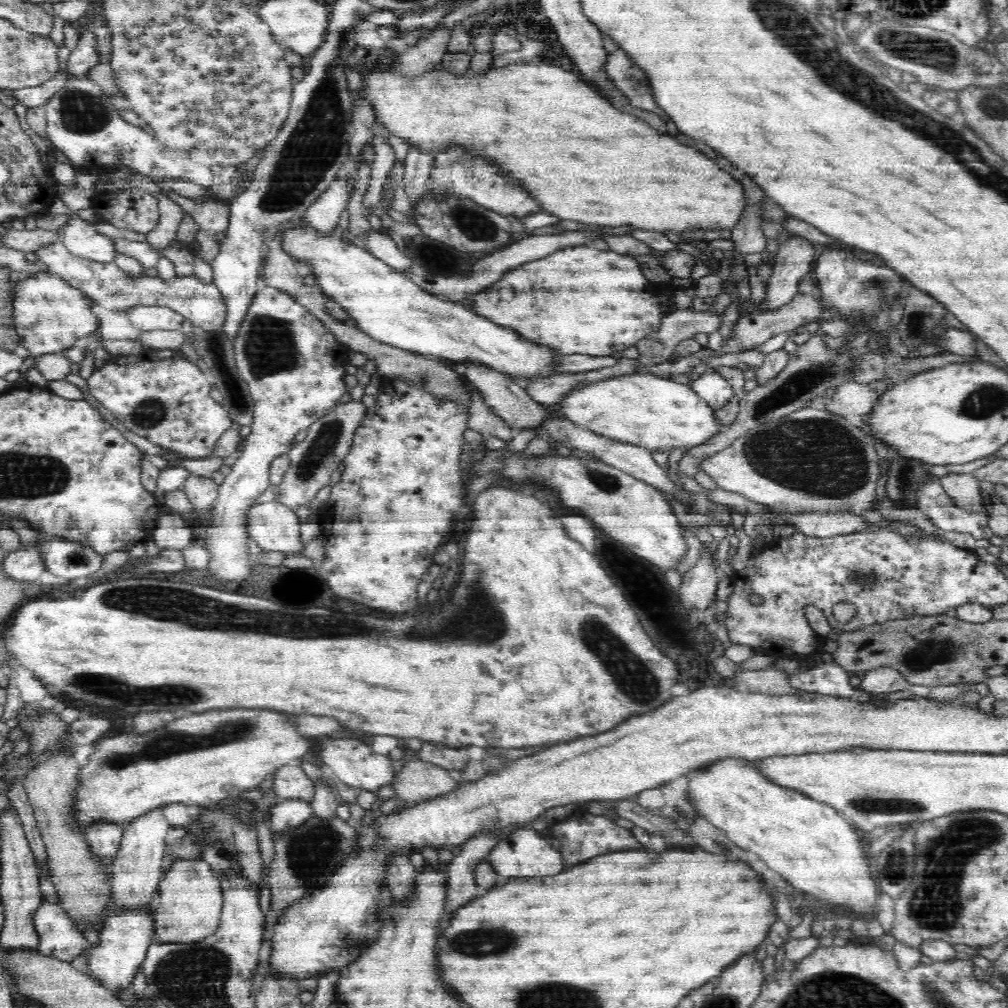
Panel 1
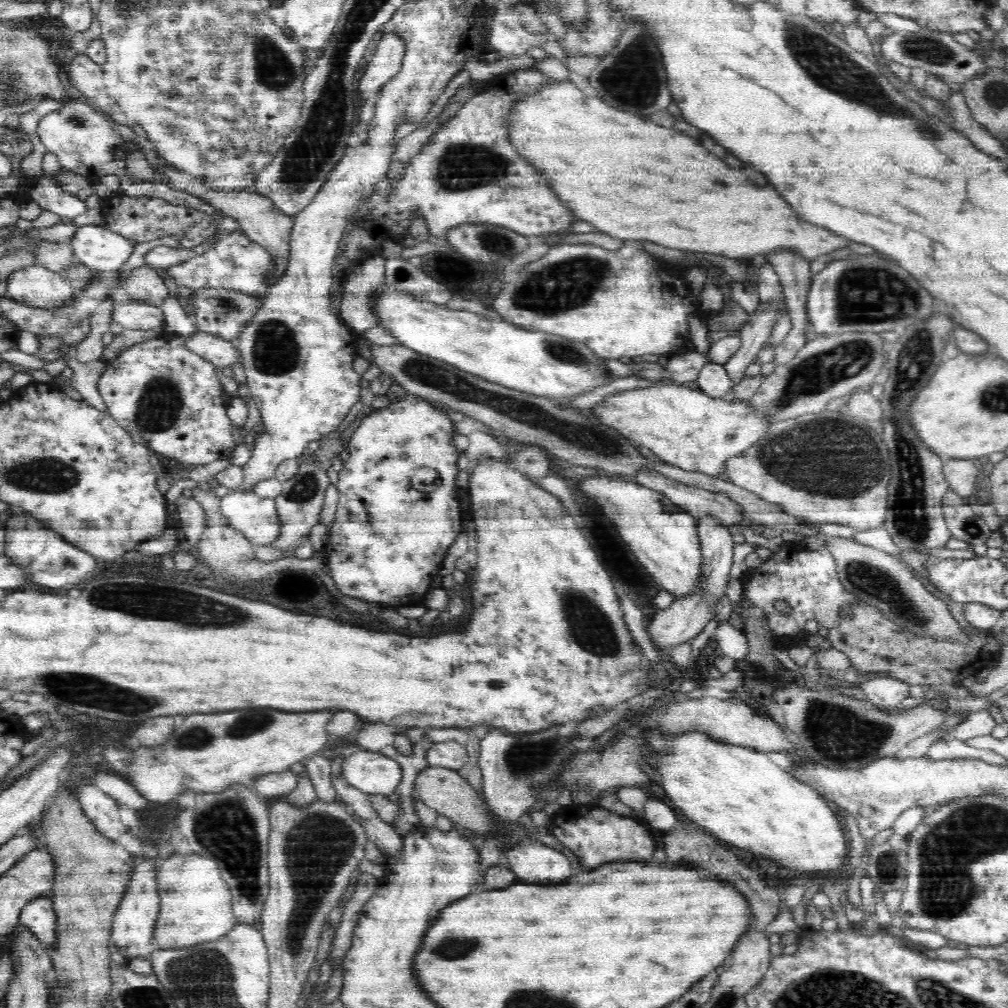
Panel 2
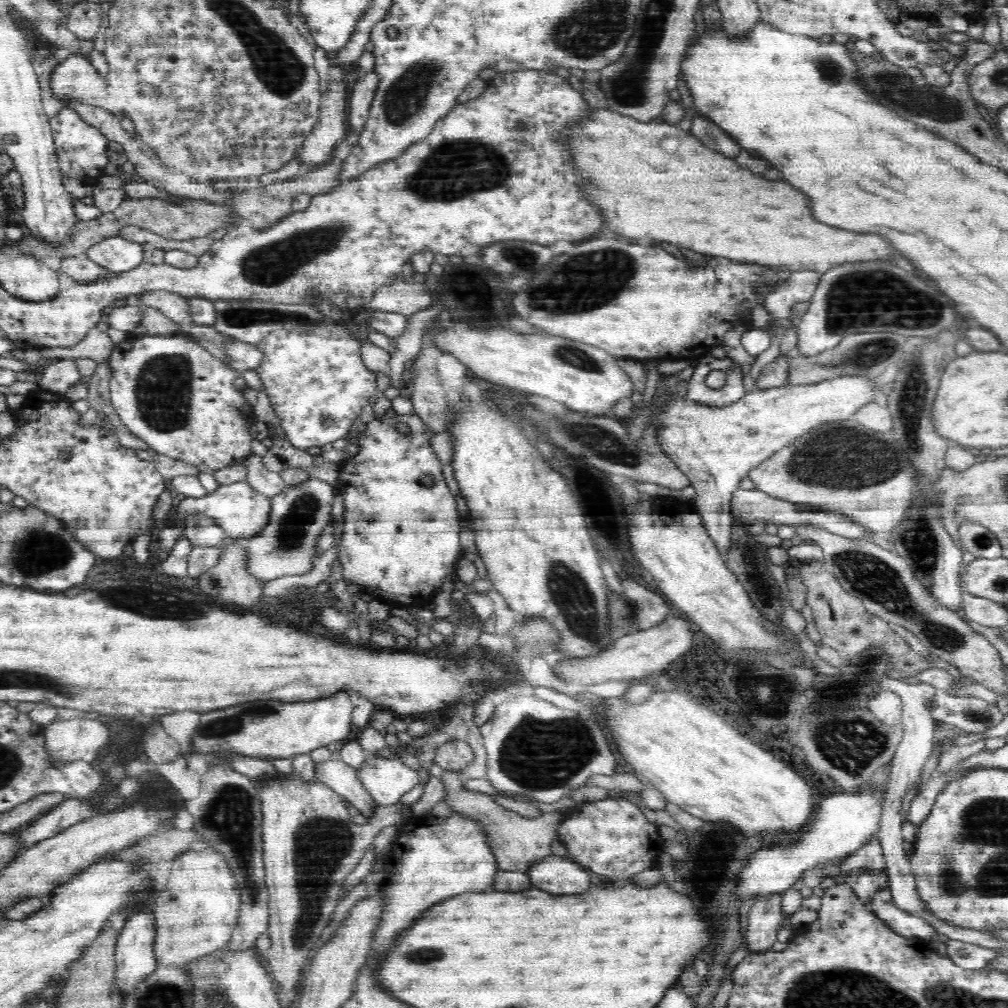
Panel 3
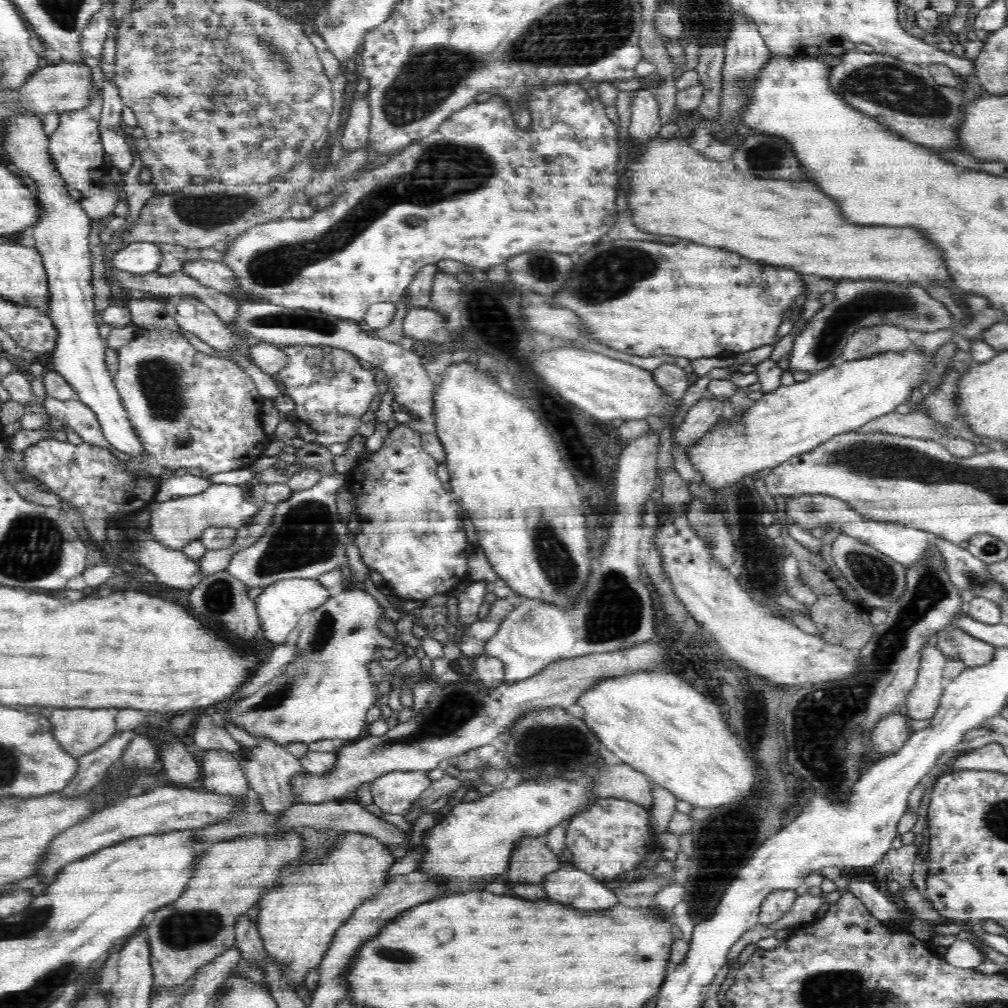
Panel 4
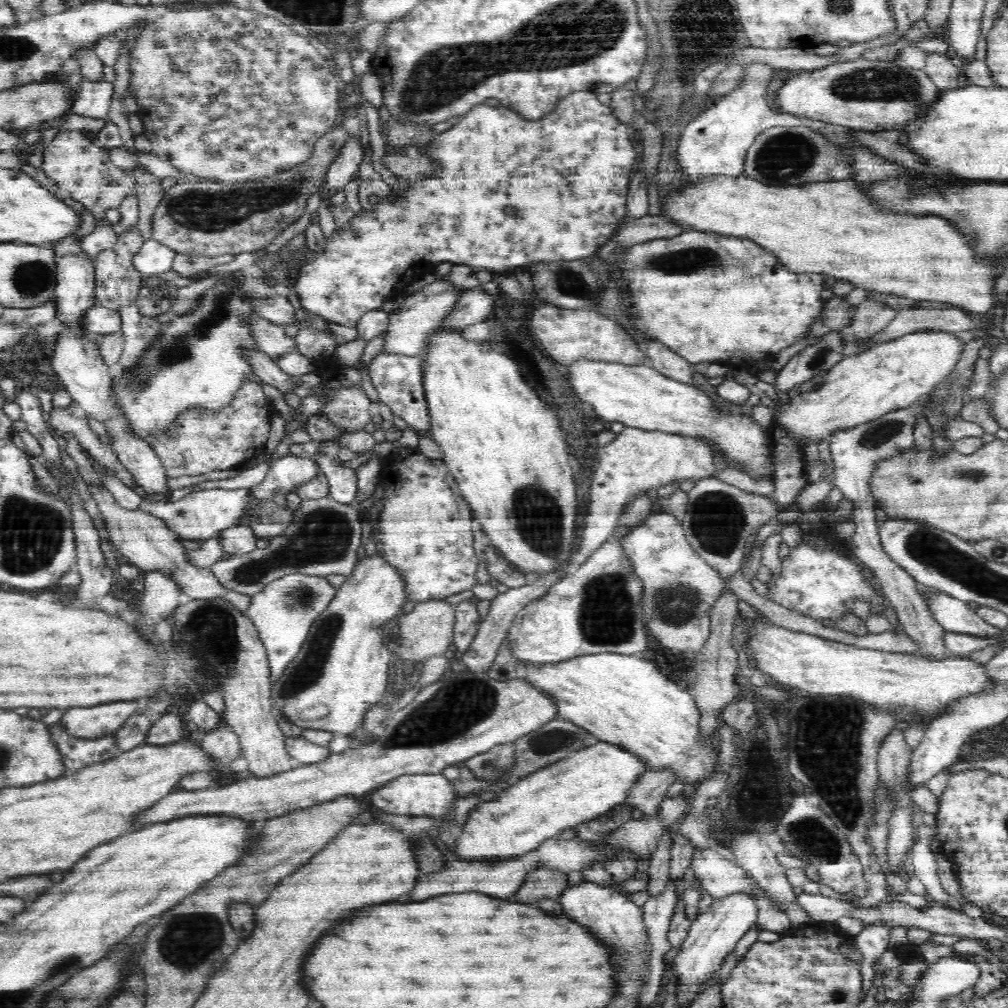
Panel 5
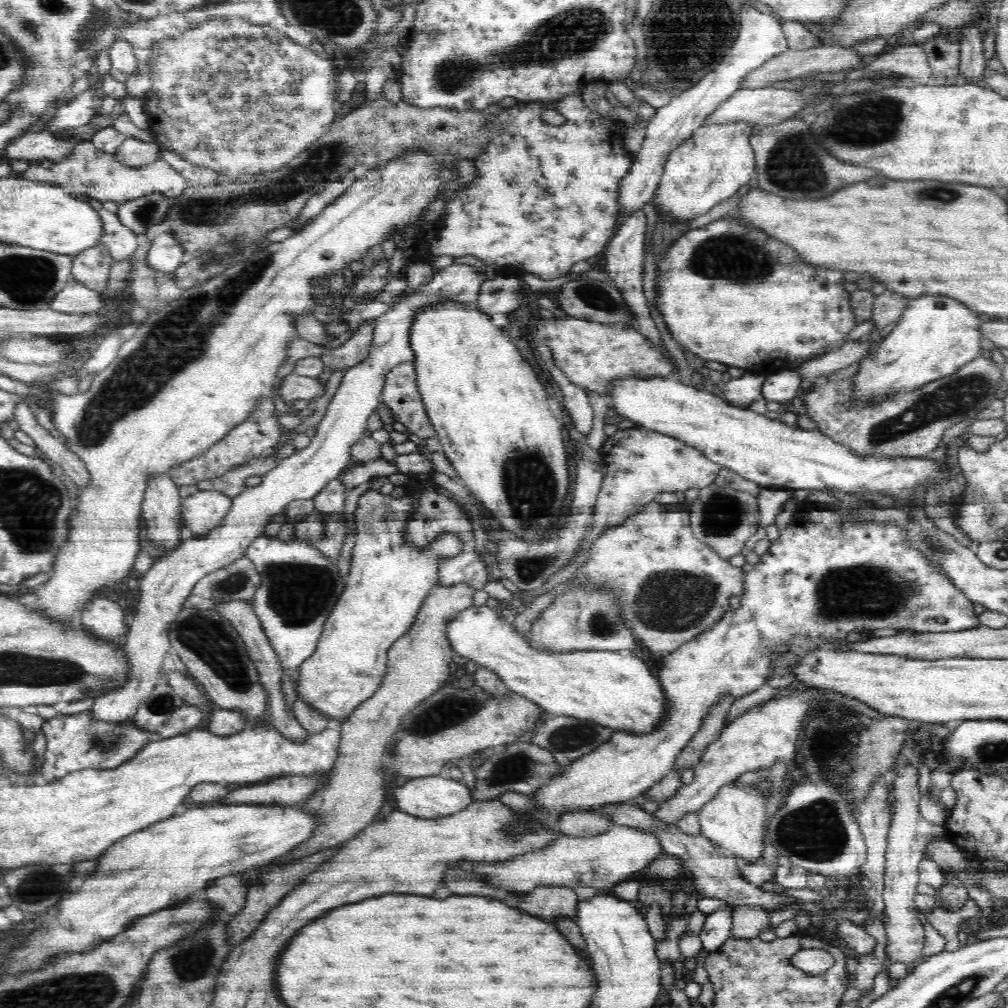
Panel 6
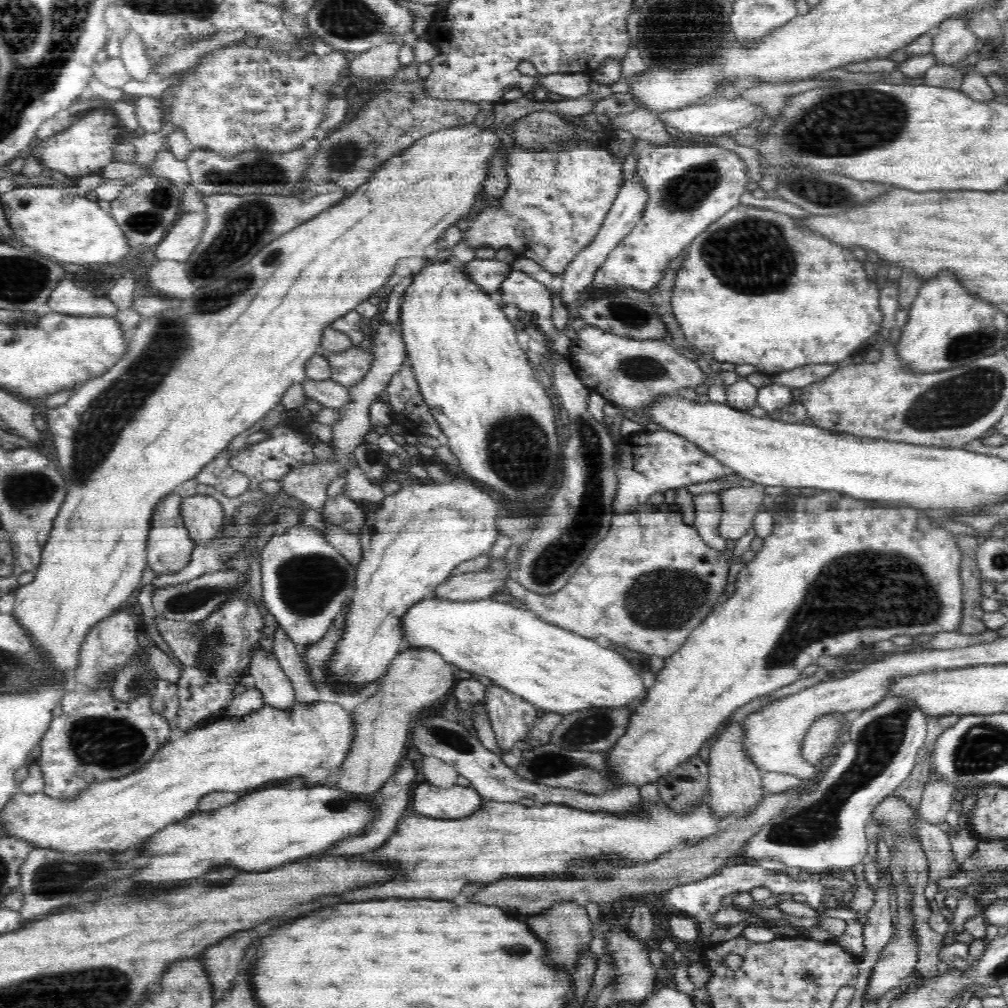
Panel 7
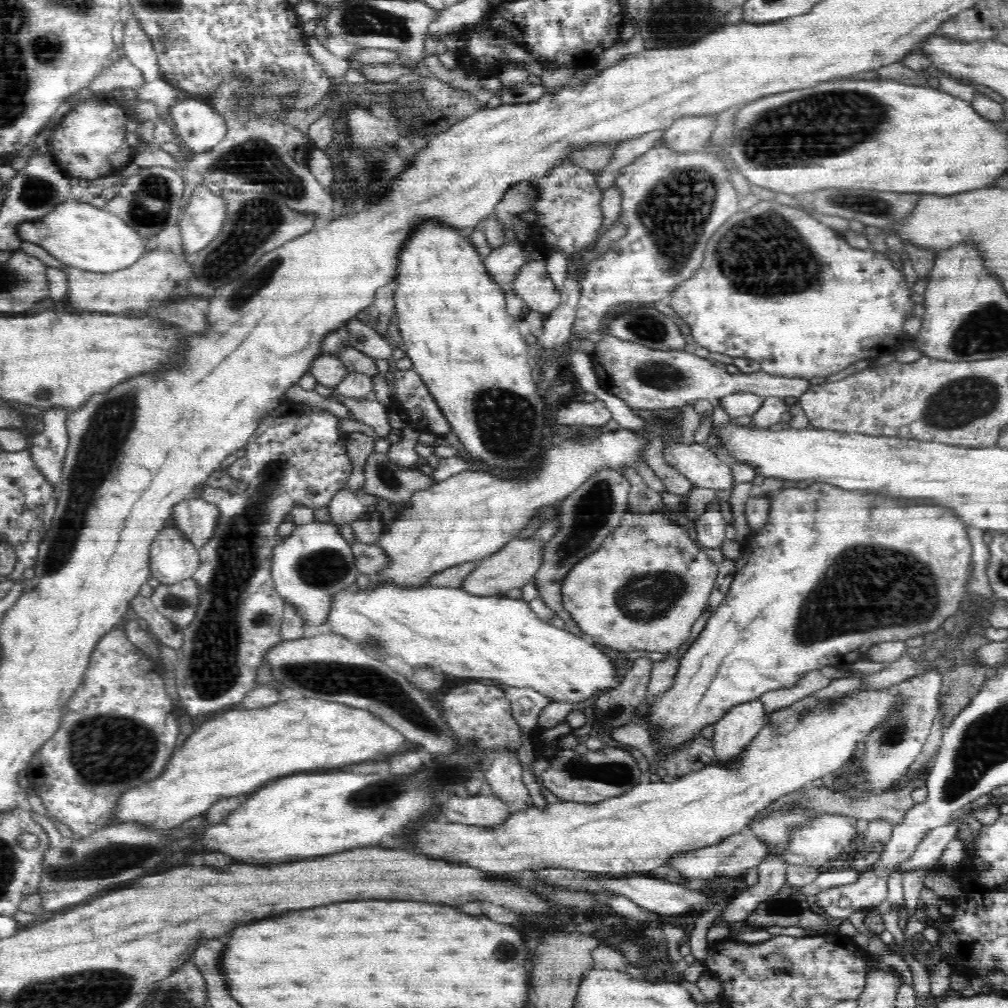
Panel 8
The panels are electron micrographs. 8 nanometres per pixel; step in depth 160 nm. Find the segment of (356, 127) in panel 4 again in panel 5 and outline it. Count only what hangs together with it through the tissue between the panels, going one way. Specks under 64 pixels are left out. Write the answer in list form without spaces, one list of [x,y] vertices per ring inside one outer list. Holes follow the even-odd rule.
[[[354,137],[342,148],[339,158],[332,163],[326,173],[326,184],[322,188],[322,198],[333,197],[343,192],[353,180],[358,166],[363,161],[365,152],[360,144],[360,138]]]

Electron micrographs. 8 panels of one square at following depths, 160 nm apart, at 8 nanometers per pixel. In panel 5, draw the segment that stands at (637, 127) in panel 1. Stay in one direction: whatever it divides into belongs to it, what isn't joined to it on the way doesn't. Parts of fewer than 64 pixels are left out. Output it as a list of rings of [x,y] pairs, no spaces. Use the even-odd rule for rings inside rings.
[[[714,176],[708,178],[706,182],[698,184],[698,186],[688,186],[684,188],[682,194],[676,194],[672,198],[668,198],[666,204],[666,216],[668,219],[674,220],[674,223],[682,224],[686,228],[696,228],[702,232],[716,232],[716,234],[726,234],[726,236],[738,236],[738,238],[748,238],[764,248],[768,248],[788,270],[795,273],[820,273],[825,276],[835,276],[838,280],[846,280],[853,284],[854,287],[860,287],[869,291],[881,292],[882,294],[894,294],[904,298],[912,298],[912,300],[931,300],[936,302],[947,302],[953,304],[954,307],[960,307],[967,313],[978,312],[982,316],[986,316],[992,311],[996,305],[996,276],[998,270],[986,270],[986,266],[978,266],[978,262],[974,262],[974,258],[970,258],[970,250],[966,250],[966,246],[962,246],[962,238],[958,238],[958,234],[954,234],[954,230],[950,230],[950,226],[946,226],[946,222],[942,222],[942,218],[894,218],[894,214],[878,214],[878,210],[870,210],[870,206],[866,206],[866,198],[862,198],[862,194],[854,194],[854,190],[850,190],[850,182],[816,182],[816,184],[808,184],[808,186],[788,186],[788,188],[776,188],[776,186],[764,186],[752,178],[740,176],[740,178],[730,178],[730,176]]]

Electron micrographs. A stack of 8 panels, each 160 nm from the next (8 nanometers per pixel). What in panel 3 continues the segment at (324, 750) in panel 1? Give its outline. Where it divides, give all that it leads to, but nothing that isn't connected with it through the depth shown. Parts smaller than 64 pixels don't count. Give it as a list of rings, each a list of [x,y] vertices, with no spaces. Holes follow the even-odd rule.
[[[369,754],[355,776],[378,806],[390,806],[420,784],[418,773],[400,759],[378,758]]]

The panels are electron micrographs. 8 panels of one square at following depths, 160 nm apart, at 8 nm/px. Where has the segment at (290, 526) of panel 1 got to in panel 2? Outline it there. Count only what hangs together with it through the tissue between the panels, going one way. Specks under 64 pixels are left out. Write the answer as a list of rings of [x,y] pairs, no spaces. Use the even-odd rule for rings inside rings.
[[[231,489],[221,498],[221,510],[229,525],[256,546],[269,546],[281,536],[281,518],[273,498],[260,498],[253,490]]]

